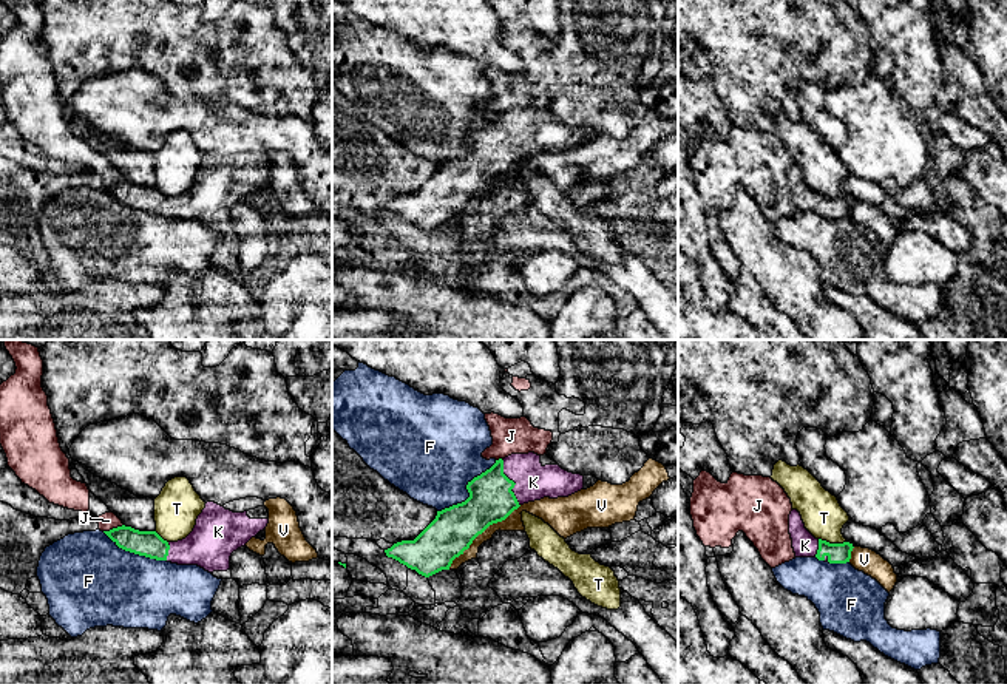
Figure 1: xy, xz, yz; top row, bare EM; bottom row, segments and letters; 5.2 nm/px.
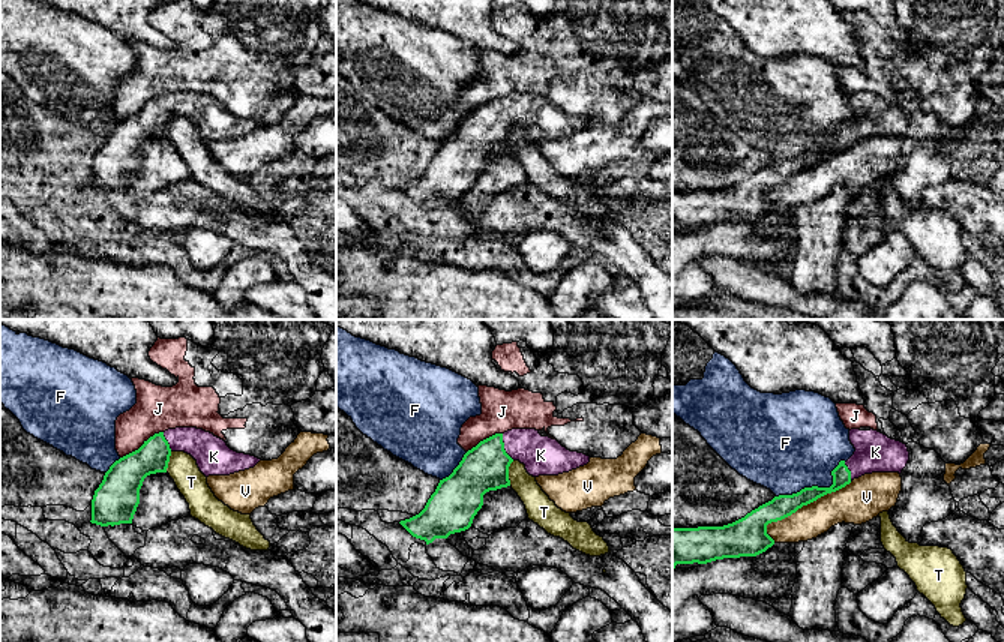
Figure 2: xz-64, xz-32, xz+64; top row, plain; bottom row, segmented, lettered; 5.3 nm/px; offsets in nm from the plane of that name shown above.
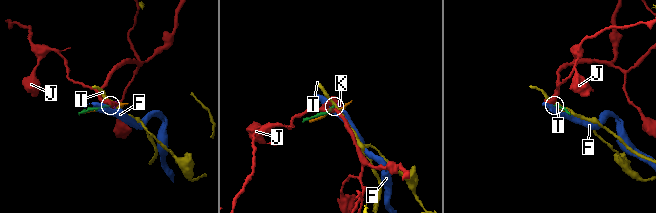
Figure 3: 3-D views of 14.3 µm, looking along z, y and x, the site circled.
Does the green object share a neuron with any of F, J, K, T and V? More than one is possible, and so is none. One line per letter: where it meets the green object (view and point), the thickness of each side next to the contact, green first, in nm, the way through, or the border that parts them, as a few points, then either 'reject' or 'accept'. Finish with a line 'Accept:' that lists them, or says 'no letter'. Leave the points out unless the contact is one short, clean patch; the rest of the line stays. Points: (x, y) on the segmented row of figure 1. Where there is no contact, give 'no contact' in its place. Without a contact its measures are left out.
F: meets green in xz at (468, 491); 240 nm thick on the green side, 440 nm on the other; reject
J: meets green in xy at (113, 528); 140 nm thick on the green side, 90 nm on the other; border along xy (122, 524), (104, 531); reject
K: meets green in xz at (513, 482); 240 nm thick on the green side, 190 nm on the other; runs through xz (491, 501), (513, 482), (533, 482); accept
T: meets green in yz at (833, 544); 110 nm thick on the green side, 220 nm on the other; border along yz (819, 538), (828, 542), (845, 542); reject
V: meets green in xz at (482, 531); 240 nm thick on the green side, 90 nm on the other; reject
Accept: K

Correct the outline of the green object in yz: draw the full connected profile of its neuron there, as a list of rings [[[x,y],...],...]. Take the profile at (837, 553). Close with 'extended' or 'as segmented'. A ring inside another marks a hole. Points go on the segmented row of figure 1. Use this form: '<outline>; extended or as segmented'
[[[797,510],[789,514],[789,534],[792,539],[792,548],[795,557],[817,557],[829,564],[846,564],[851,559],[853,543],[829,543],[822,539],[815,539],[802,520]]]; extended

